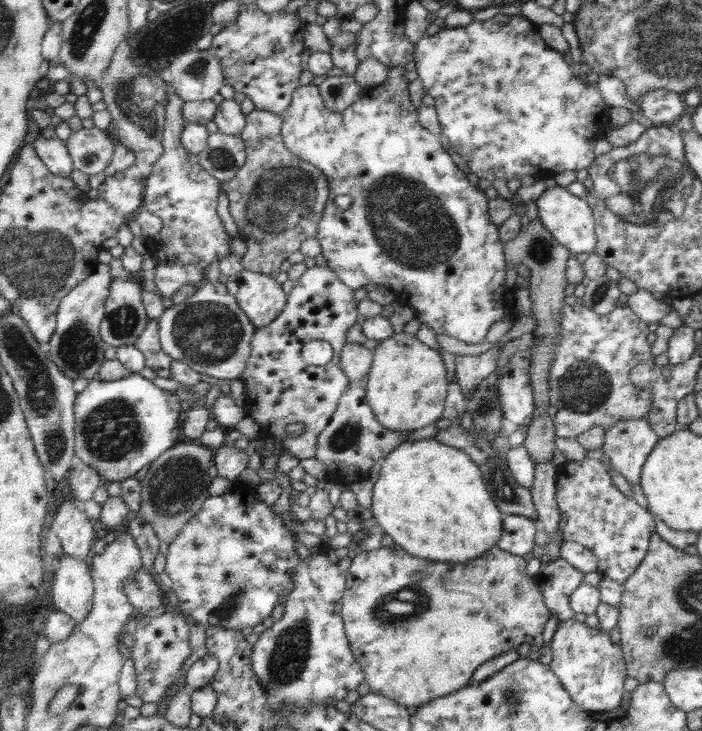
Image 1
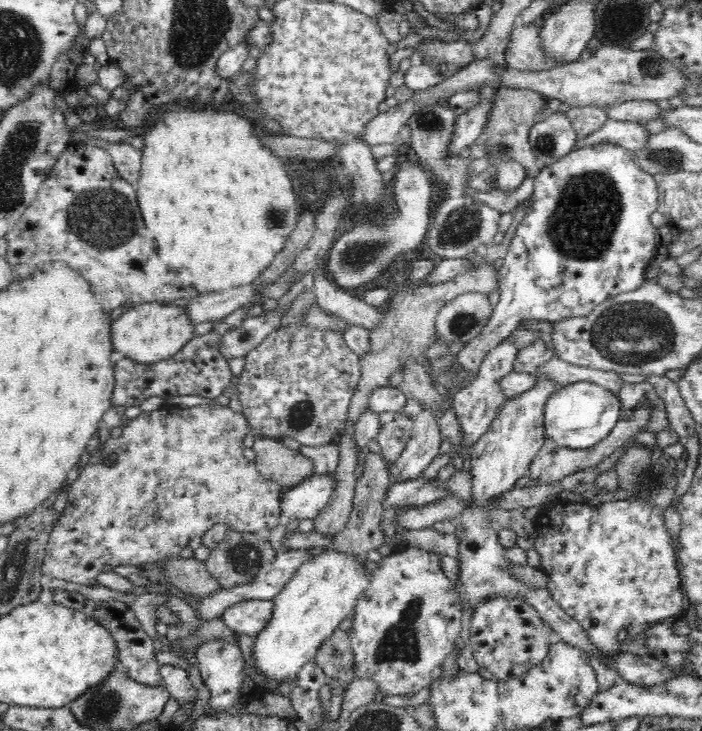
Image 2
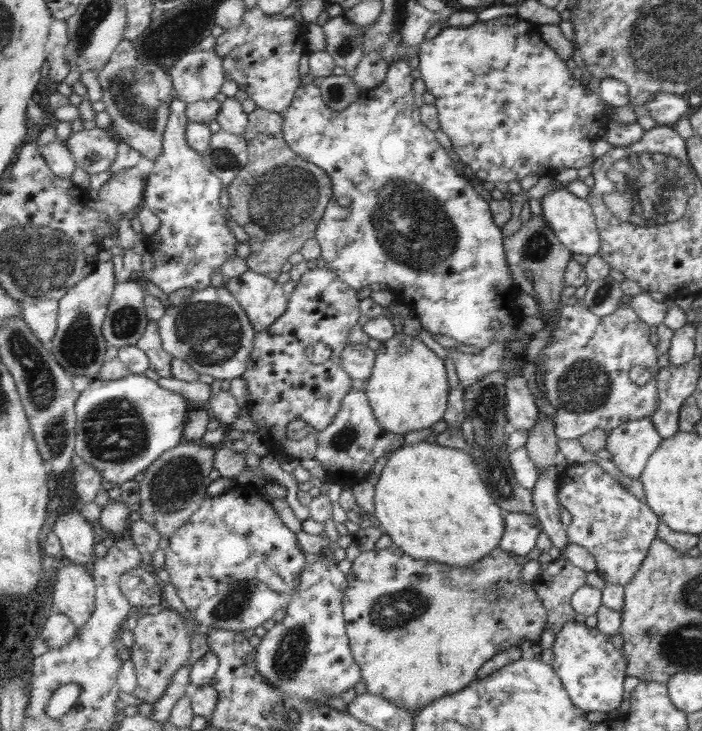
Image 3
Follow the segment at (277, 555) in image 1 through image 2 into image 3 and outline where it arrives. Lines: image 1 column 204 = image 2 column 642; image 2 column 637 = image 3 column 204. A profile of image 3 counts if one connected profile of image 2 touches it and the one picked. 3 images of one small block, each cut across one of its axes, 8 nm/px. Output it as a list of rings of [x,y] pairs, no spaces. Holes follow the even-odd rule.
[[[235,484],[235,488],[227,494],[207,498],[201,508],[175,532],[169,540],[169,548],[165,550],[165,570],[197,624],[243,634],[247,630],[263,628],[263,624],[273,620],[277,612],[287,612],[291,608],[291,602],[299,596],[303,584],[307,556],[301,550],[297,534],[283,524],[263,490],[253,484]]]

